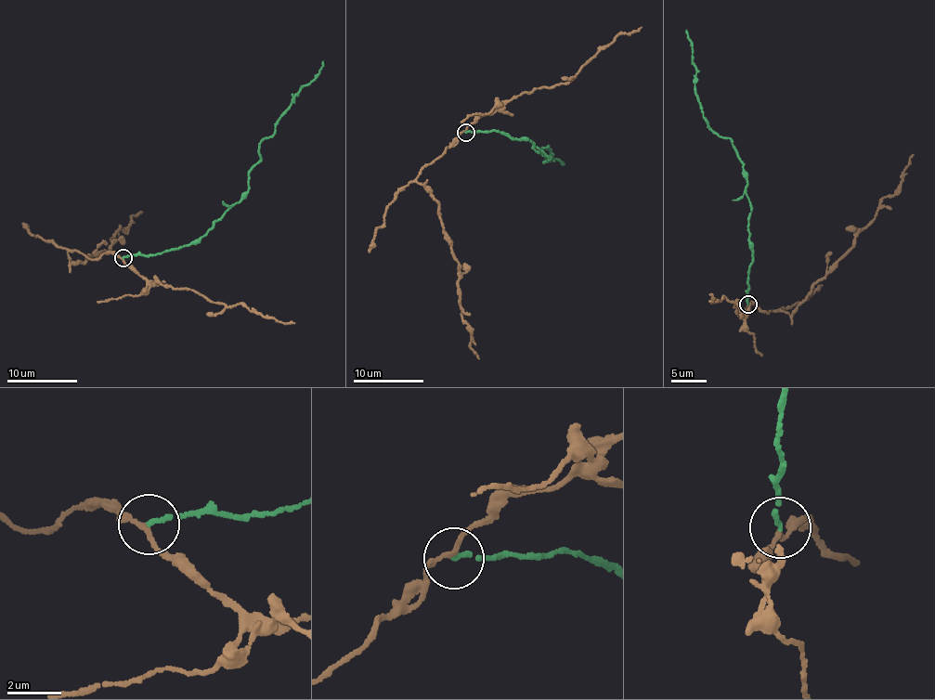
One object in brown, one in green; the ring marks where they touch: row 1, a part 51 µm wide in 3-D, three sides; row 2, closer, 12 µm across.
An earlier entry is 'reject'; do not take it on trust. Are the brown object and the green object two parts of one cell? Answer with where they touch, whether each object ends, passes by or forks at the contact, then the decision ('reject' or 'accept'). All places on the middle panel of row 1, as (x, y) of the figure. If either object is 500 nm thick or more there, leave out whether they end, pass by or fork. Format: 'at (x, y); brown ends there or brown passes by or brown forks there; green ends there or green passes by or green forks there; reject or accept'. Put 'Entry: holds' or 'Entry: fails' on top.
Entry: holds
at (465, 132); brown passes by; green ends there; reject

